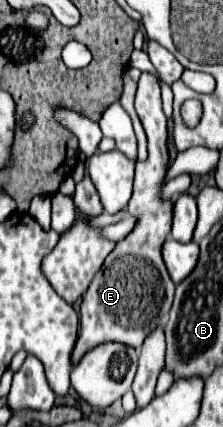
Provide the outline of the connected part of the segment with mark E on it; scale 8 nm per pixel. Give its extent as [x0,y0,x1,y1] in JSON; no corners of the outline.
[72,71,174,363]

